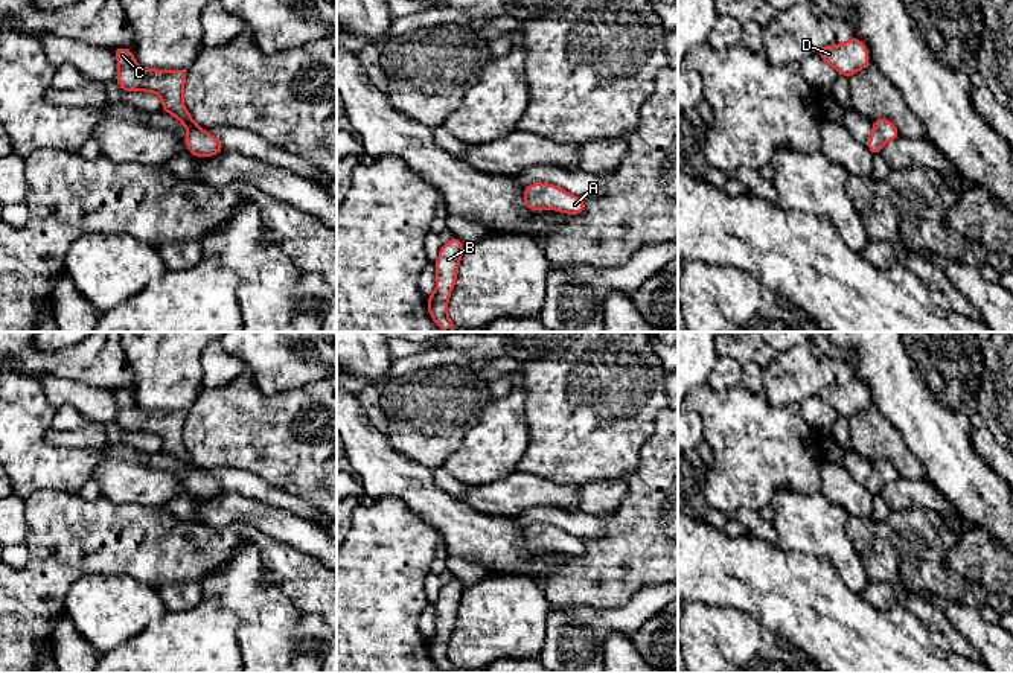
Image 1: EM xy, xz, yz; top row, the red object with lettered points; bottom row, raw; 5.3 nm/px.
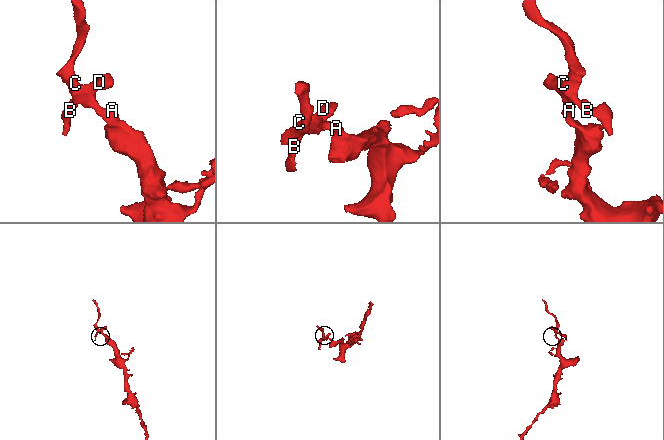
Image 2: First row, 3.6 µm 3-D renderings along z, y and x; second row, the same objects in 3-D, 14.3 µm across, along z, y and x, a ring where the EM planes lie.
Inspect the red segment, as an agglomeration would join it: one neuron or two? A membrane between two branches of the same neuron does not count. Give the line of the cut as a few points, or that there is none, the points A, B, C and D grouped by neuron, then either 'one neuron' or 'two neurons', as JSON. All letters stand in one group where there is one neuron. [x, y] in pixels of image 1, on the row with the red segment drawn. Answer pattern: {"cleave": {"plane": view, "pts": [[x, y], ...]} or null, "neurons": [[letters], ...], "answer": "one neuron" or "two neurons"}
{"cleave": null, "neurons": [["A", "B", "C", "D"]], "answer": "one neuron"}

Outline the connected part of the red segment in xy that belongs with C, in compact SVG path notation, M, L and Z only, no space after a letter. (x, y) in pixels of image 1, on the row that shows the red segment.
M113 49L119 62L116 81L123 91L157 93L161 100L161 110L174 114L187 129L184 145L195 157L210 157L224 151L224 146L215 136L200 128L183 104L184 79L187 70L163 72L148 70L139 65L131 50Z

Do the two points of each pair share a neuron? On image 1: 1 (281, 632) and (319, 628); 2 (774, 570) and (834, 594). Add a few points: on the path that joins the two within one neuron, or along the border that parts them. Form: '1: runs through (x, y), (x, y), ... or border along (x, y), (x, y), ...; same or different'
1: border along (302, 614), (297, 637), (309, 638), (320, 657); different
2: runs through (789, 585), (795, 591), (818, 591); same

